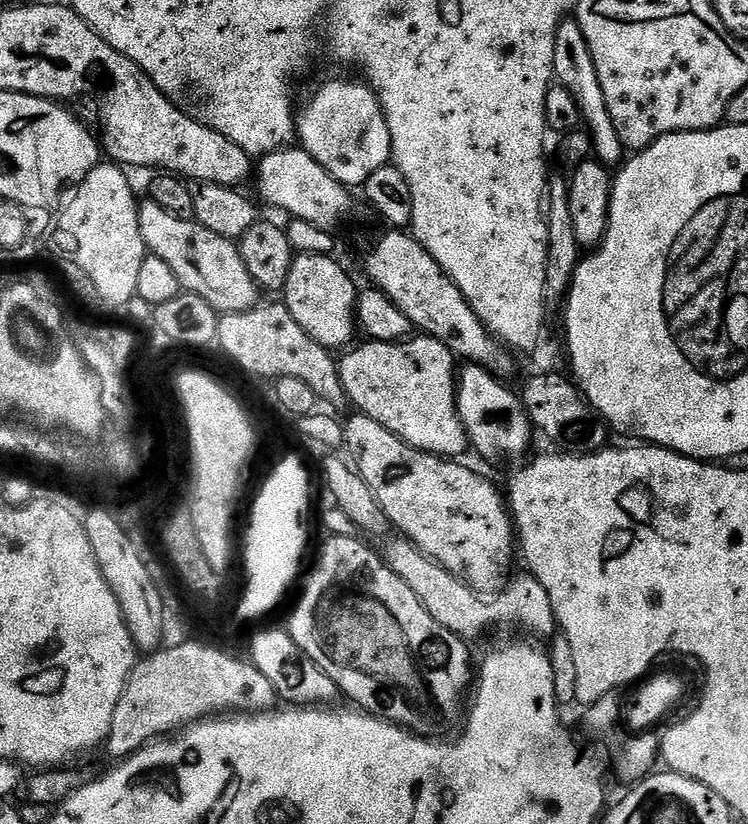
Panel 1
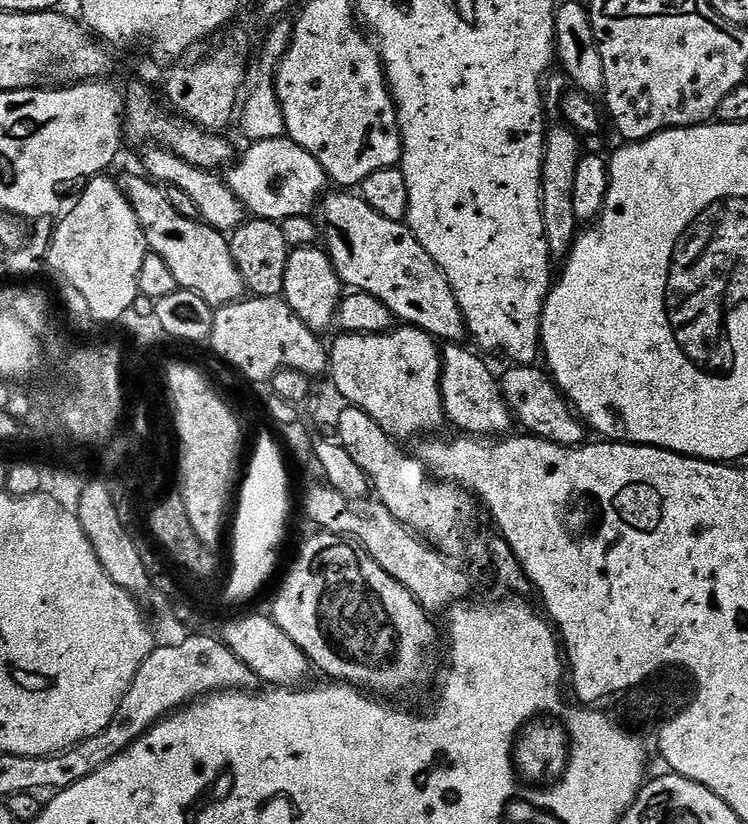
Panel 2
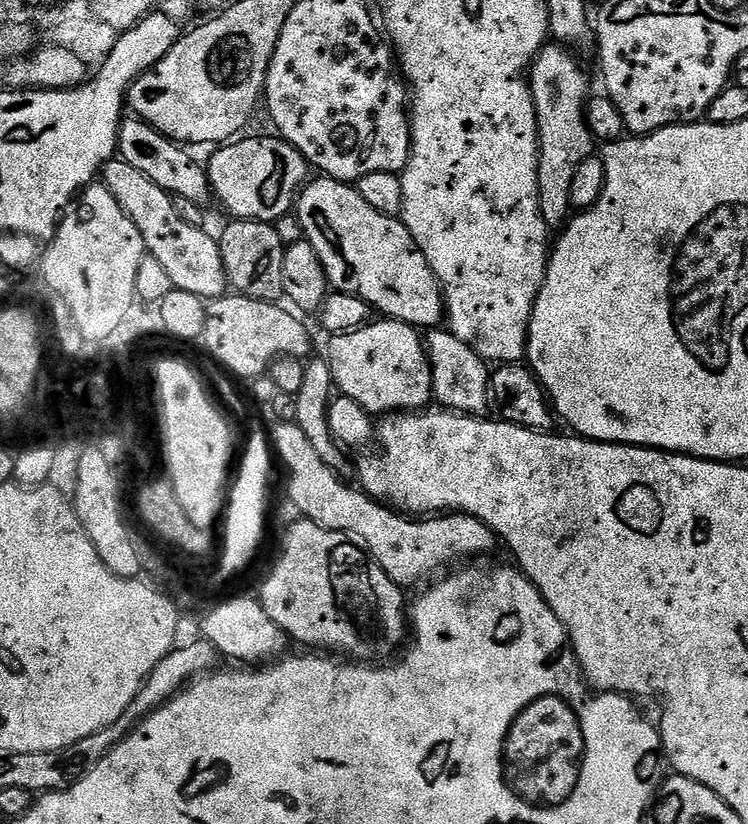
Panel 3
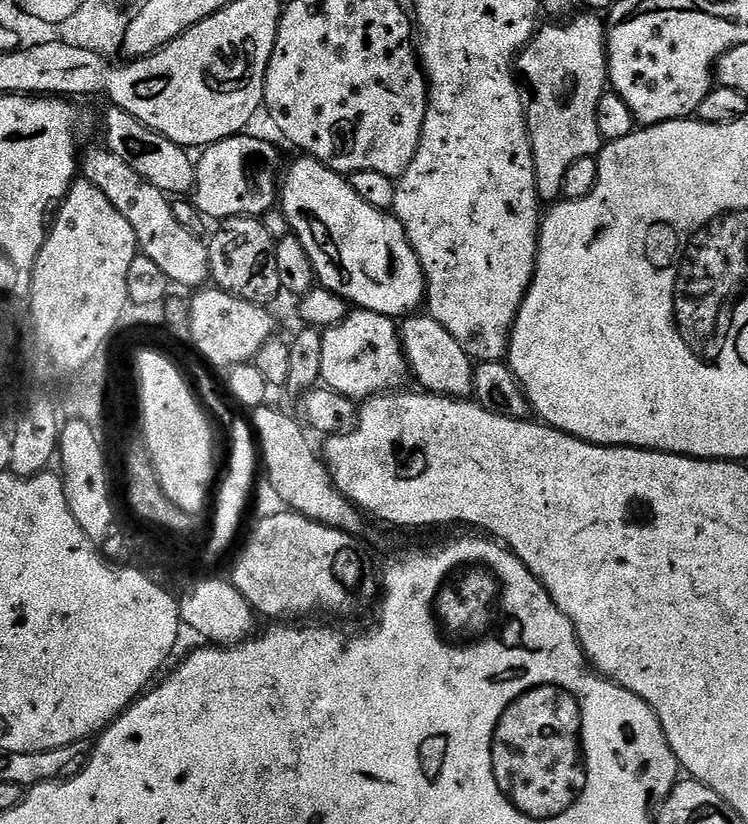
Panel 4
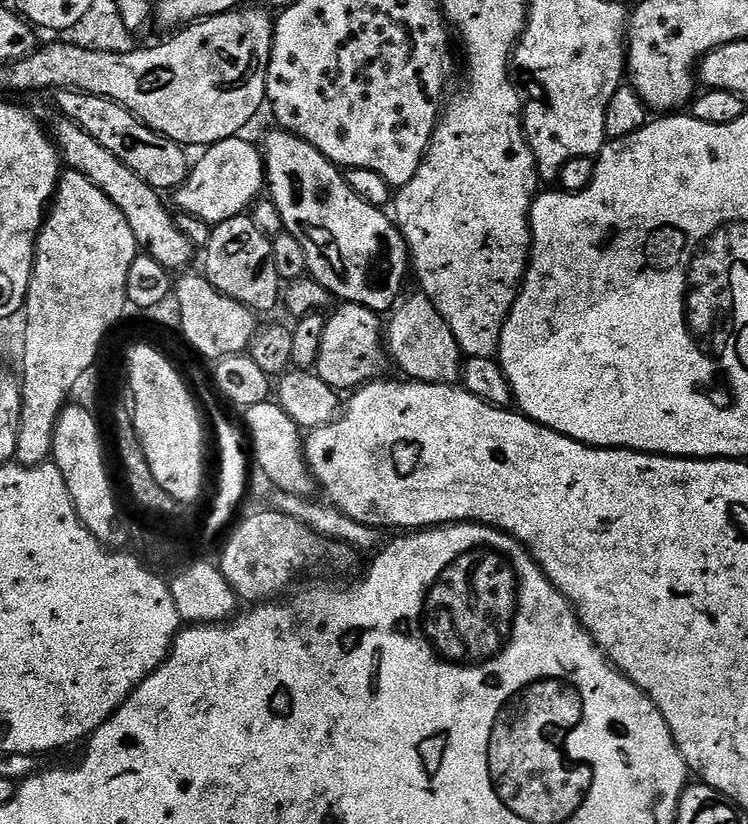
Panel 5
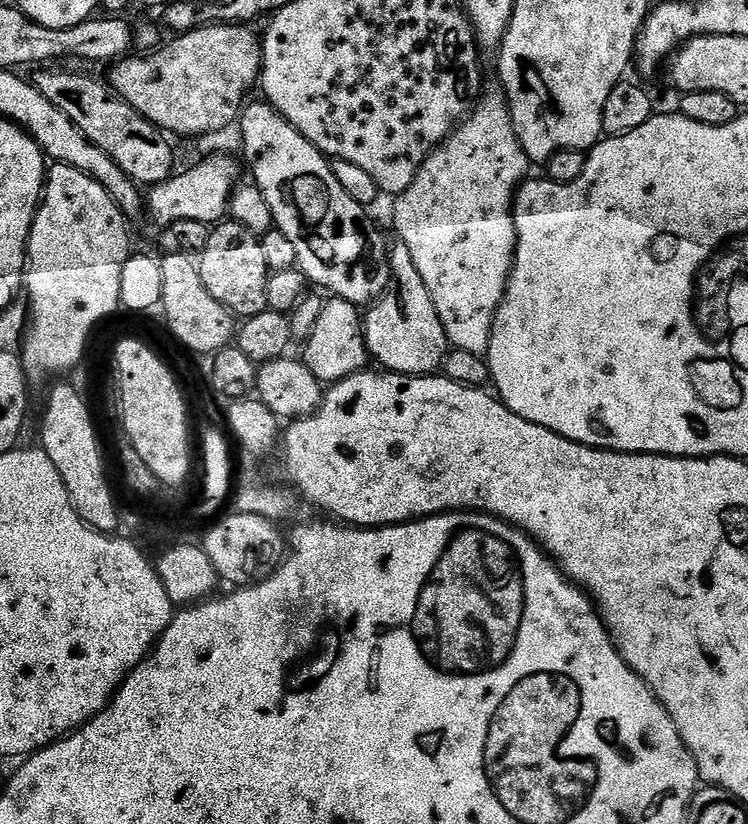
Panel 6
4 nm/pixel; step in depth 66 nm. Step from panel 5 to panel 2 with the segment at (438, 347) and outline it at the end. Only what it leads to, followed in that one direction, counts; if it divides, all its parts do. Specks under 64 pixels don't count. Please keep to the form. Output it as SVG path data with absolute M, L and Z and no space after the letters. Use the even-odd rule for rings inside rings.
M452 342L443 349L440 365L440 393L444 403L444 415L447 423L460 428L461 433L477 438L500 438L511 433L514 428L512 411L500 393L497 373L488 369L483 355L477 354L471 347L463 348L460 342Z

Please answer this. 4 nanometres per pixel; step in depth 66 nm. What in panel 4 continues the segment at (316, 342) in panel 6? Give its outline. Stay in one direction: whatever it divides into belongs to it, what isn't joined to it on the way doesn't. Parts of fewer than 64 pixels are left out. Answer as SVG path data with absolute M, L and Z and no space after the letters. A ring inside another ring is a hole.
M352 310L342 323L325 328L322 333L320 379L332 391L353 402L363 402L405 387L404 379L409 379L410 369L404 356L400 328L393 317Z

